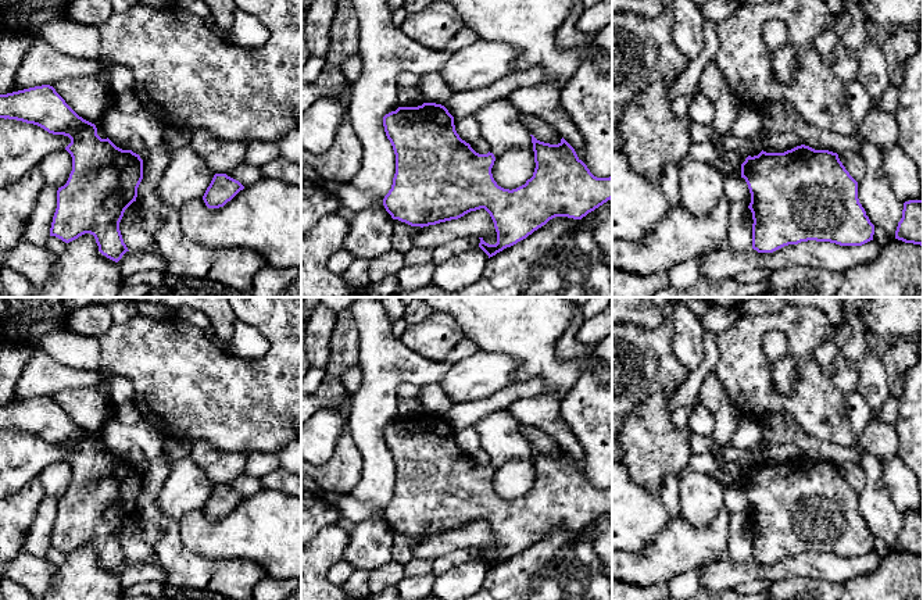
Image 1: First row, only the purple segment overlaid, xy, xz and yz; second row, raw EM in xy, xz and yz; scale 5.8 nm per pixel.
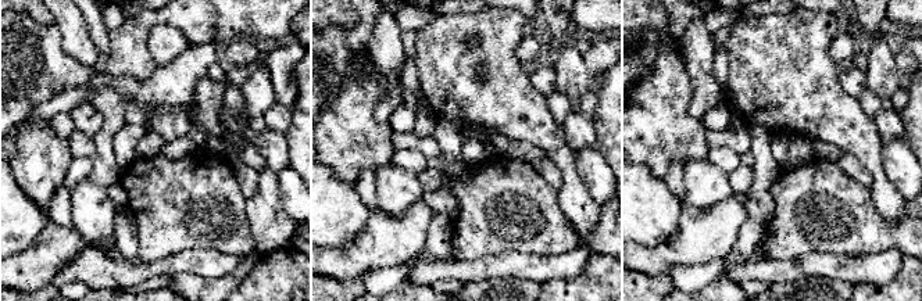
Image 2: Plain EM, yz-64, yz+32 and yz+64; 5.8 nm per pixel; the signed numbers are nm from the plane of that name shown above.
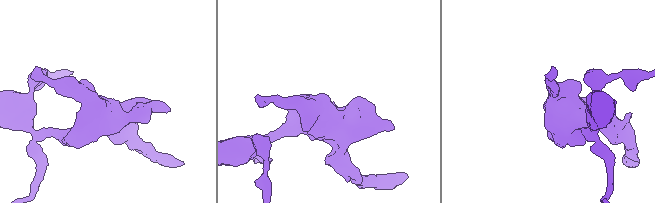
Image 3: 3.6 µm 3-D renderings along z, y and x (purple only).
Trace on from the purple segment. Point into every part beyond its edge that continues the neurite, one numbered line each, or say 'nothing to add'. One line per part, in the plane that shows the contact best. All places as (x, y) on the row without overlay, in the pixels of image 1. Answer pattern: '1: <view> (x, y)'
nothing to add

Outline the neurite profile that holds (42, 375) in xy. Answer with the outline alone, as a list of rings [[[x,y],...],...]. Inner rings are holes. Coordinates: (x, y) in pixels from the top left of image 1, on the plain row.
[[[33,350],[17,382],[18,401],[50,396],[61,390],[94,388],[100,379],[100,369],[81,369],[67,367],[42,350]]]

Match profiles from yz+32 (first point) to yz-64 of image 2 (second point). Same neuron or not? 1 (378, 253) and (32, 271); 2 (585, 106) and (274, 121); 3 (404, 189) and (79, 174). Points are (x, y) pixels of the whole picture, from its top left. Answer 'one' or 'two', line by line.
1: one
2: one
3: two

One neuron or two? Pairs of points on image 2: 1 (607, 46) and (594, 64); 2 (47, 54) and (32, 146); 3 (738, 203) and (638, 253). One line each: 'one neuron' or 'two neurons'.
1: one neuron
2: two neurons
3: one neuron

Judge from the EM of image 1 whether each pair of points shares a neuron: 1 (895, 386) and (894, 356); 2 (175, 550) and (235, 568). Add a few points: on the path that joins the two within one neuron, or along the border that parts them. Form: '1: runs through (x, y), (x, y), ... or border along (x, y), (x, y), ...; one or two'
1: runs through (895, 379), (895, 363); one
2: runs through (190, 565), (193, 568), (219, 568); one

